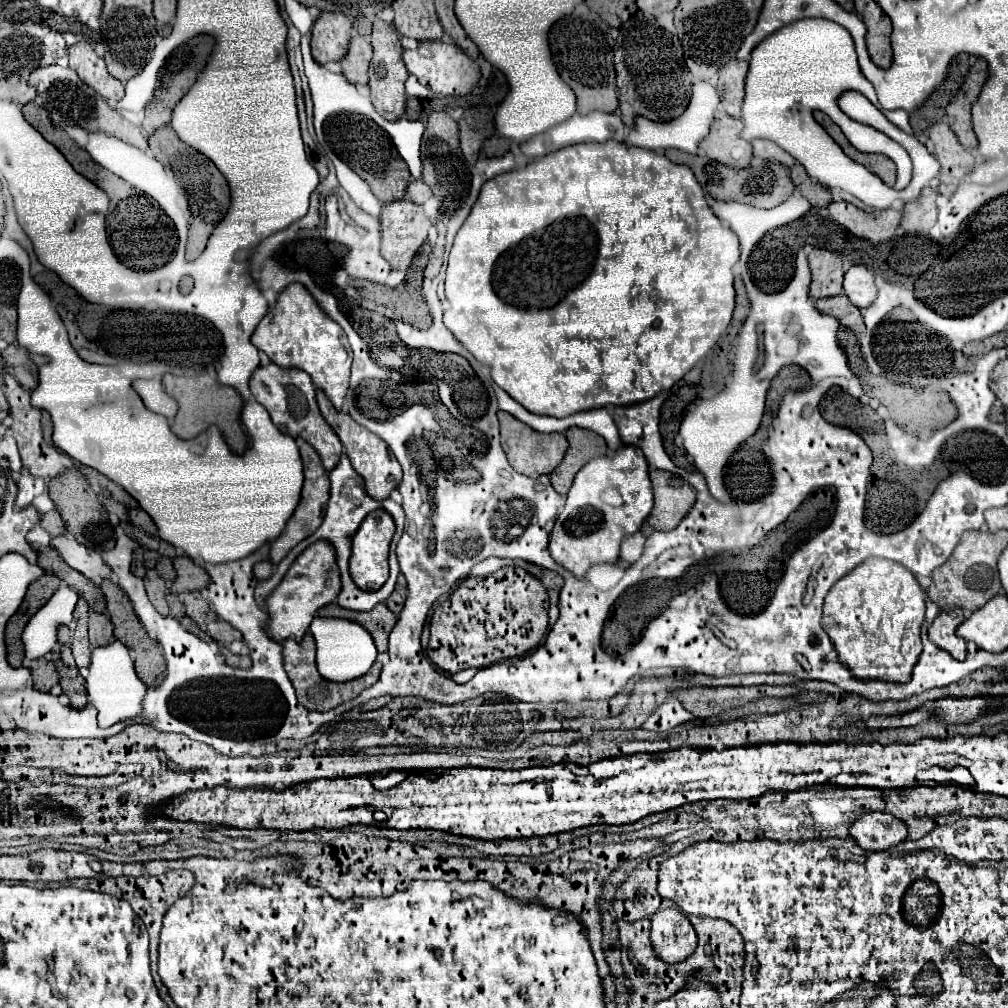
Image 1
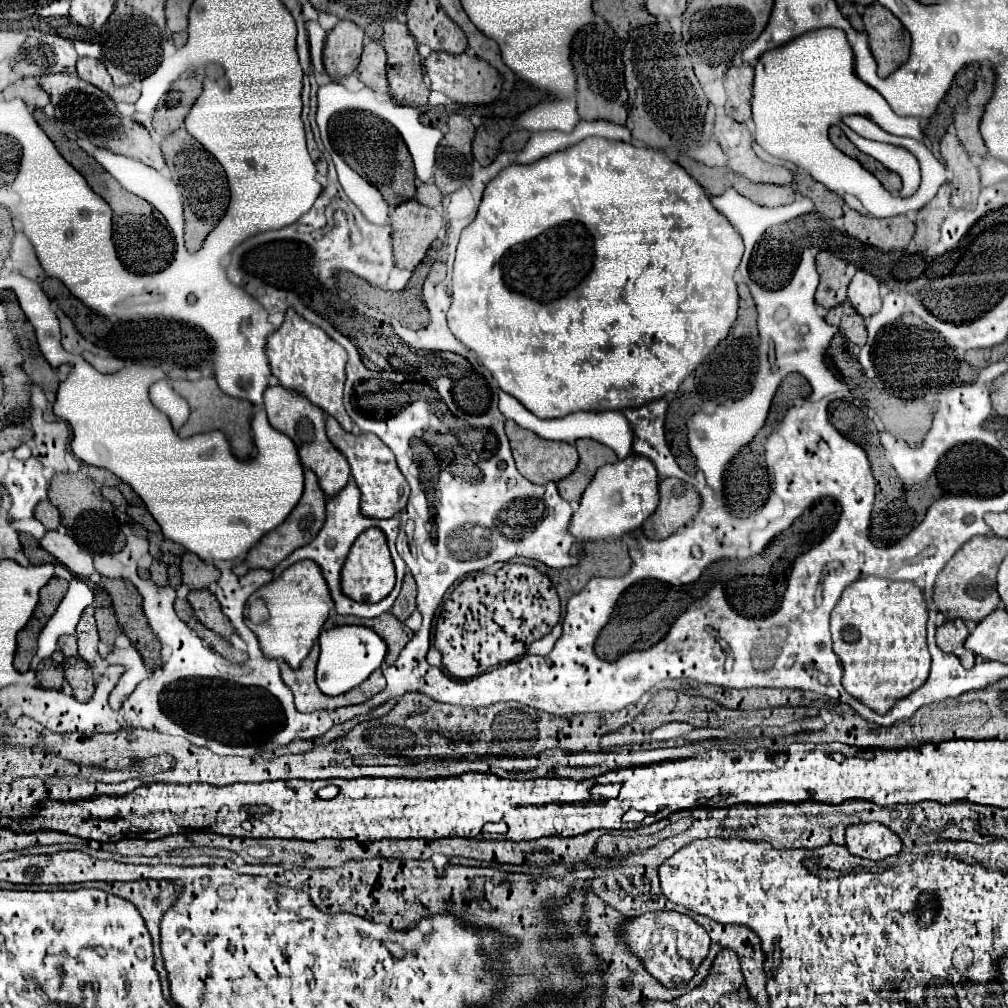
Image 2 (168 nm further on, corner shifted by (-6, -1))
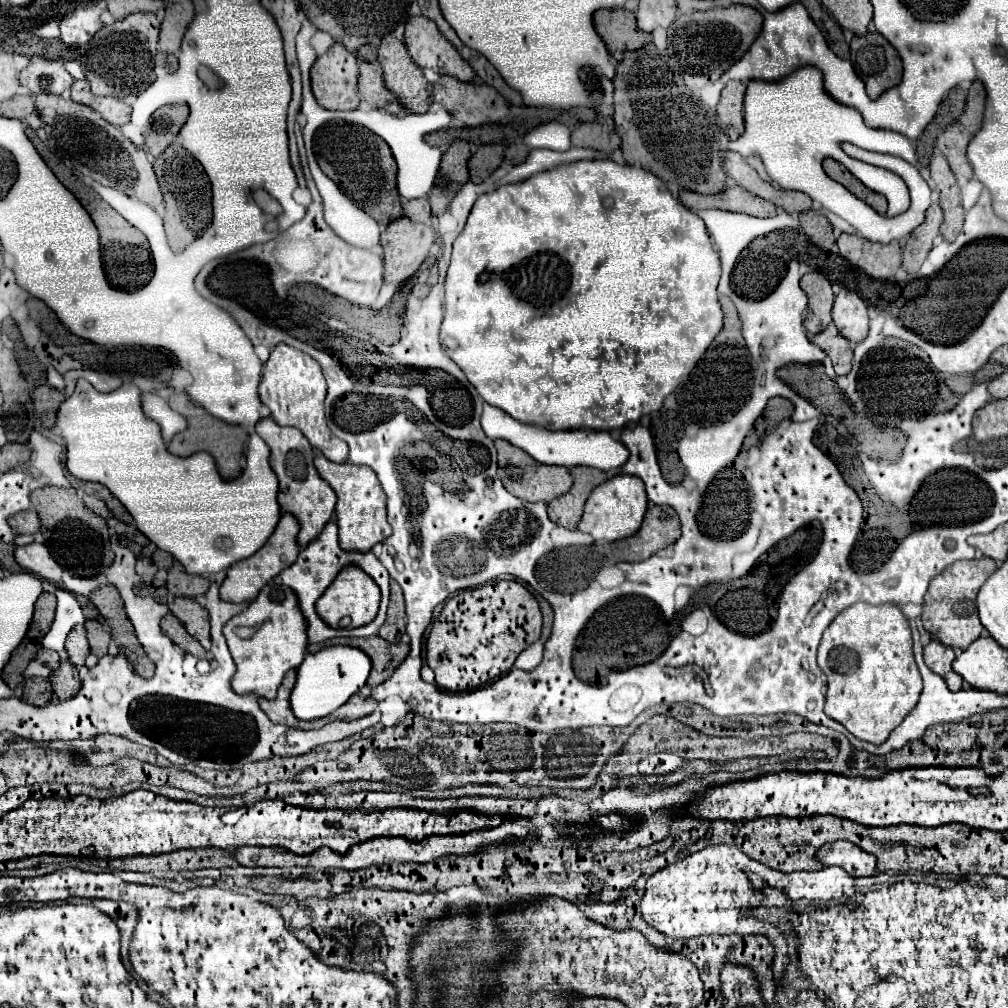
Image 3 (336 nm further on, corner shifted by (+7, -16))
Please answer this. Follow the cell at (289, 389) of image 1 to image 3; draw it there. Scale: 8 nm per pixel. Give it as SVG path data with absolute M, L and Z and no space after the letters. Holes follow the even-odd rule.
M270 416L260 418L256 424L256 434L268 444L270 448L270 464L272 470L278 476L280 482L280 492L278 492L278 502L282 506L282 512L292 512L300 520L300 534L298 534L298 544L308 544L314 540L324 524L332 518L334 506L336 506L336 492L330 488L330 484L320 478L320 474L314 468L314 448L306 440L306 436L290 426L278 426Z

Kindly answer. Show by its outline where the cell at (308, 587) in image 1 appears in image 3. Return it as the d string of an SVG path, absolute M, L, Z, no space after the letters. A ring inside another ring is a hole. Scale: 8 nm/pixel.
M266 584L260 590L260 594L250 602L250 606L240 614L236 614L224 626L224 636L238 668L232 680L234 692L240 692L240 694L254 692L270 700L276 698L276 690L282 684L284 674L292 668L298 668L304 660L304 654L308 648L306 630L308 630L308 620L304 620L296 592L288 586ZM234 626L252 626L254 634L242 640L234 634L232 630Z

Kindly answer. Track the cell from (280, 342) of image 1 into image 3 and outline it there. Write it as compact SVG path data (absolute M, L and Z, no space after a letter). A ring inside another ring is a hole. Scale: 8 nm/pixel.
M276 344L268 362L264 364L258 394L260 400L270 408L270 414L276 424L294 426L302 430L302 434L310 440L310 444L316 450L320 450L328 460L346 462L348 444L340 438L334 438L326 426L326 416L324 416L326 380L322 374L322 366L312 356L308 356L306 352L298 352L288 344Z

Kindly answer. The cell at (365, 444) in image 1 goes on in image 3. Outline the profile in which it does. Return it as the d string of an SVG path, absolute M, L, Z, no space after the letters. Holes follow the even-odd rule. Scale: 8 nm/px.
M316 454L316 470L318 474L334 488L338 496L336 516L340 528L340 546L344 550L370 550L374 544L382 542L392 534L392 528L386 518L386 494L378 482L378 476L368 466L356 466L350 462L332 462L322 454Z

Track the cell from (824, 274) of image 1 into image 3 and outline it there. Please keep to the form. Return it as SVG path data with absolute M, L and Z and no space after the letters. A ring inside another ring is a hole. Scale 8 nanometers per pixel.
M808 272L806 276L802 276L800 284L808 294L808 316L804 326L810 334L818 334L832 320L832 284L820 272Z

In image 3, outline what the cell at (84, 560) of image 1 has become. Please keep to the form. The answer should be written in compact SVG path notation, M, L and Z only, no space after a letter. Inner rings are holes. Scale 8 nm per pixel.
M32 542L28 546L18 546L16 552L14 552L14 556L16 556L16 562L24 570L28 570L28 572L32 572L32 574L36 574L36 576L52 582L54 586L62 584L62 568L50 556L50 552L48 552L48 548L44 544Z

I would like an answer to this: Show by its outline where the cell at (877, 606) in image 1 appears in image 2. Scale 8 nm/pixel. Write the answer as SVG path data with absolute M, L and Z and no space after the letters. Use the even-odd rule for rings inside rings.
M873 575L849 585L831 613L833 651L843 663L845 691L875 713L885 715L895 701L919 689L931 669L925 625L927 605L917 585Z

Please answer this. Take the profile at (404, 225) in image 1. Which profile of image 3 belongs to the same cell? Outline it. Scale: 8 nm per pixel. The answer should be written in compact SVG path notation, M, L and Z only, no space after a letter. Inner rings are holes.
M402 216L392 220L380 236L384 248L384 280L402 284L424 262L434 244L434 230Z

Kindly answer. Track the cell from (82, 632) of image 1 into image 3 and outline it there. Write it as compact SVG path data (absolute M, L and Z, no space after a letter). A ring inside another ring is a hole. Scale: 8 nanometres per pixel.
M77 625L68 634L65 642L66 652L68 652L68 660L80 668L84 663L88 663L88 669L94 668L98 664L98 656L90 652L90 642L86 636L86 626Z

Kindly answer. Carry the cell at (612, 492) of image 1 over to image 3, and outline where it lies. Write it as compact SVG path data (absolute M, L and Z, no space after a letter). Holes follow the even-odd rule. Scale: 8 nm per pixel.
M616 474L606 480L598 488L594 488L584 504L584 514L578 522L578 530L590 534L596 542L616 542L628 536L634 536L644 520L644 512L648 508L648 498L644 490L644 482L638 476Z

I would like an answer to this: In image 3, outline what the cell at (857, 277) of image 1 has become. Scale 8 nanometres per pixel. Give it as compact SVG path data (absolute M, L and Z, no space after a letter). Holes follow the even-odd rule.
M842 290L834 298L832 318L834 318L834 324L838 326L840 334L844 338L848 338L850 342L860 342L866 338L866 334L868 334L868 308L856 292Z

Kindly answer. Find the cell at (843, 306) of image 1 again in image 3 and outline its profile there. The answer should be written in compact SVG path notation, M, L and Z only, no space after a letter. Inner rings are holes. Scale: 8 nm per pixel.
M828 324L826 330L822 330L820 334L816 334L812 338L812 342L816 346L820 346L832 360L834 372L838 376L848 374L850 372L850 362L852 362L852 346L850 342L838 332L838 328L834 324Z

